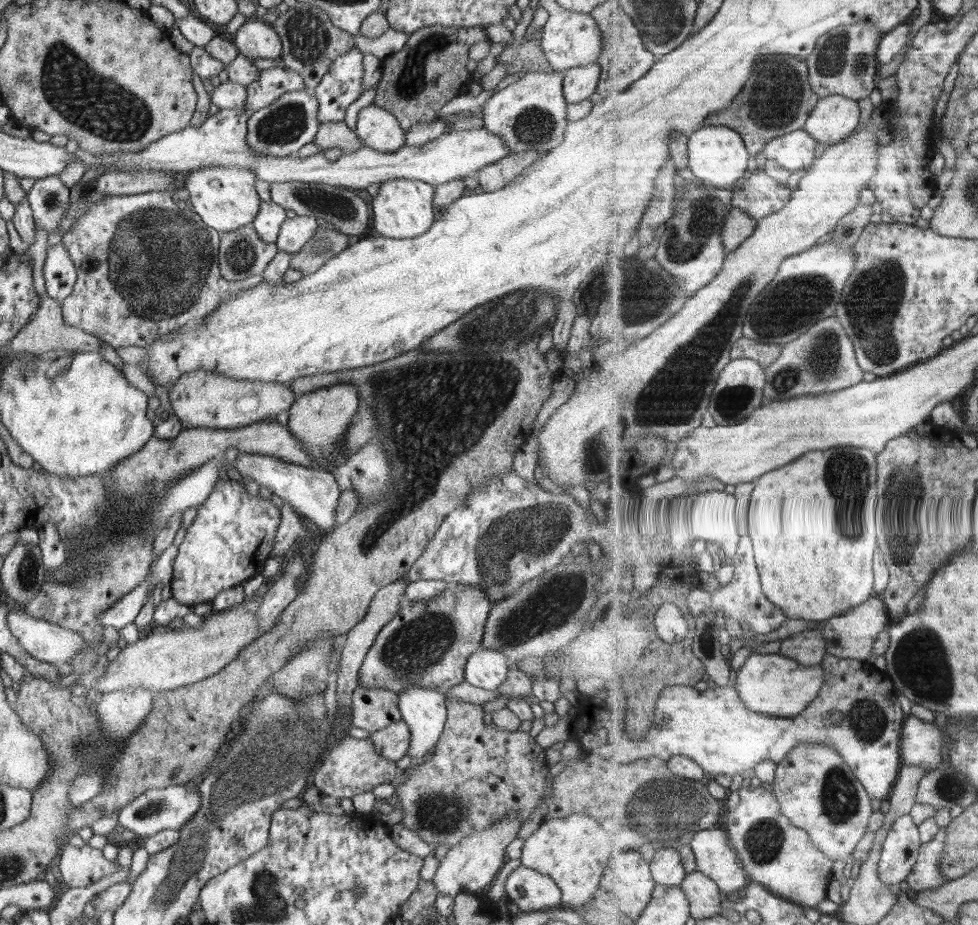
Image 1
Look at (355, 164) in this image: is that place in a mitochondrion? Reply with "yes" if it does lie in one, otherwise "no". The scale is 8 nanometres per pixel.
no

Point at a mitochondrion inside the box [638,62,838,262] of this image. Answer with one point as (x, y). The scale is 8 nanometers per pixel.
(778, 101)

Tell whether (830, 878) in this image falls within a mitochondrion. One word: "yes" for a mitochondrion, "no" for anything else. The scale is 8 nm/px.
no

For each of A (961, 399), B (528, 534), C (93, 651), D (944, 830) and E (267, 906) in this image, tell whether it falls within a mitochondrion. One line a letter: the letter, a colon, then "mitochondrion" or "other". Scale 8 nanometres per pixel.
A: other
B: mitochondrion
C: other
D: other
E: mitochondrion

